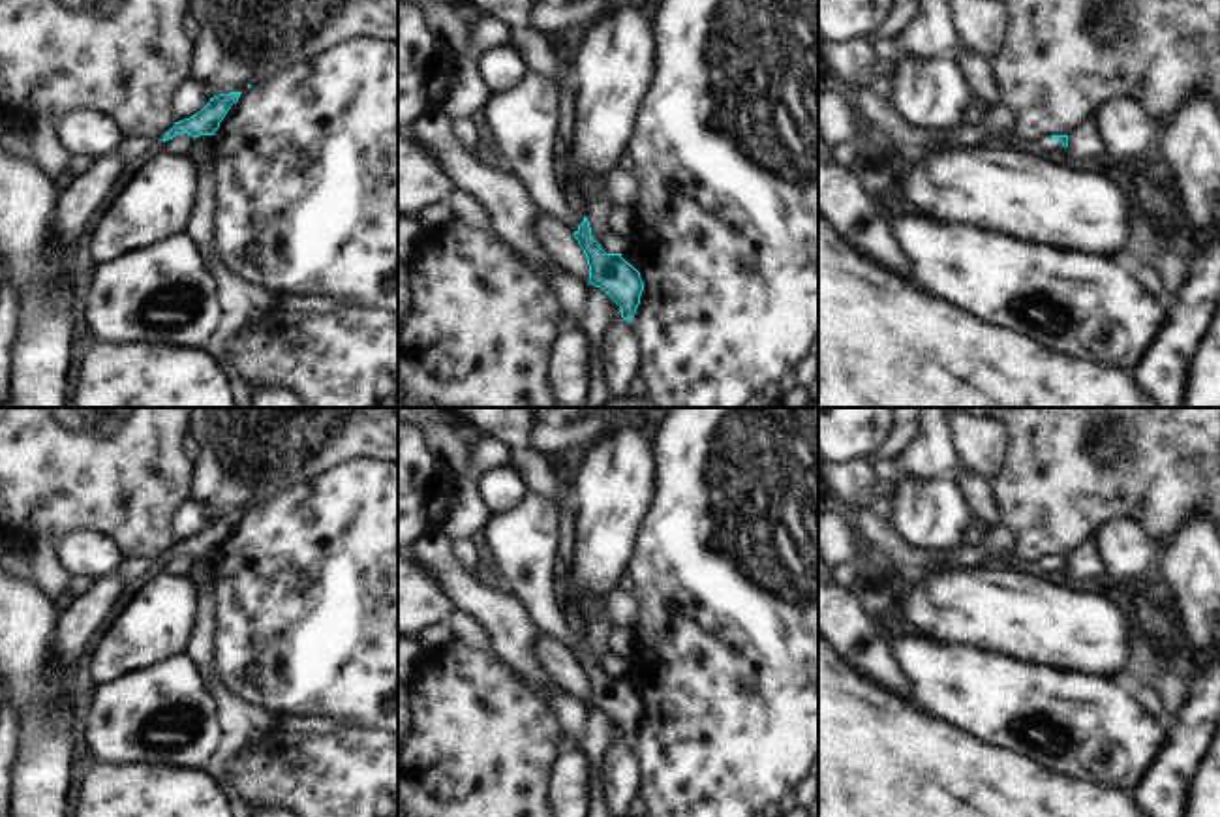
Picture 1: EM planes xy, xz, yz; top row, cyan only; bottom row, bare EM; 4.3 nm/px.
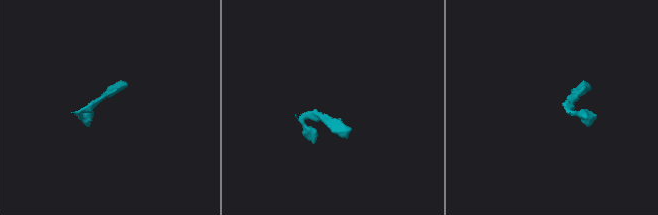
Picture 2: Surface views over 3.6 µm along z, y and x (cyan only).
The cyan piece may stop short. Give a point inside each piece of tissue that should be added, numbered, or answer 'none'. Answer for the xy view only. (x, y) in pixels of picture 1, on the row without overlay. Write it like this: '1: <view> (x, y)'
none.

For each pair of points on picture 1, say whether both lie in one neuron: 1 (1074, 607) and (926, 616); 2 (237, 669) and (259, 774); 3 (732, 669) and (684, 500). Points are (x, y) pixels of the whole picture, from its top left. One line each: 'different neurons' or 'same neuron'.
1: same neuron
2: different neurons
3: same neuron

